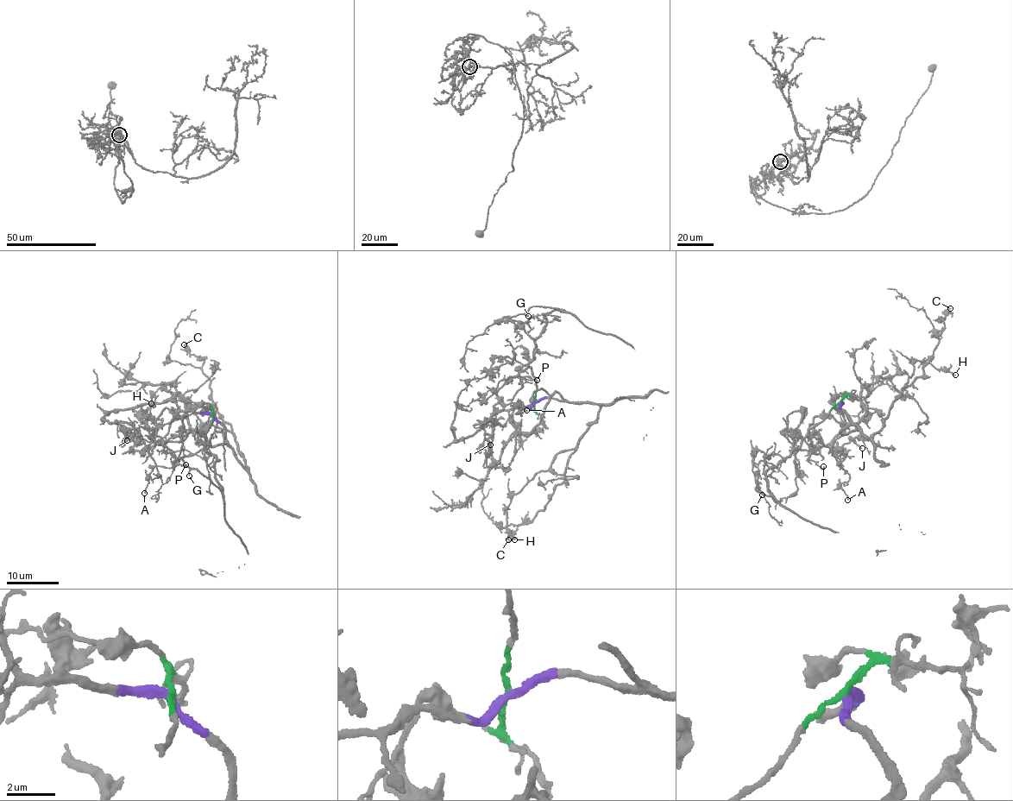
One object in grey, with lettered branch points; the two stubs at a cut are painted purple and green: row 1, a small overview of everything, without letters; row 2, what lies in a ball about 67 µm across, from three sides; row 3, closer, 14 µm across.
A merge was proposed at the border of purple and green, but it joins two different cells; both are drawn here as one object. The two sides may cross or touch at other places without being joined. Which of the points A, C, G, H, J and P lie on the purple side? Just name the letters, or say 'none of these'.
A, C, H

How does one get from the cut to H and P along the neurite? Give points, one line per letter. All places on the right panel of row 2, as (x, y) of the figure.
H: (839, 402), (850, 420), (871, 438), (882, 426), (896, 395), (905, 393), (917, 361), (954, 375)
P: (839, 402), (806, 434), (813, 450), (809, 455), (810, 460), (821, 468), (823, 466)

